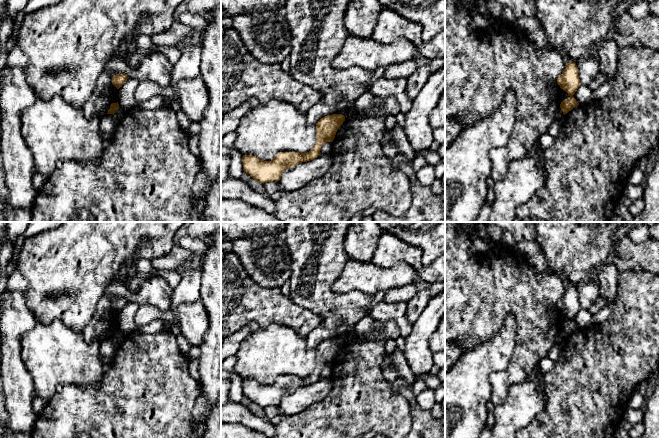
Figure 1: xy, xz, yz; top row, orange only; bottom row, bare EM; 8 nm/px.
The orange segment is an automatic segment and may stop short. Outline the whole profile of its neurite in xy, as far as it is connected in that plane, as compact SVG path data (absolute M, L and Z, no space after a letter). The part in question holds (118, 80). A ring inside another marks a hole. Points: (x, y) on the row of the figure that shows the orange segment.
M120 73L112 77L112 84L119 89L129 77L125 73Z

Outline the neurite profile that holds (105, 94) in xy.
M118 53L107 62L98 77L98 85L82 108L85 116L101 118L107 115L110 105L118 102L118 89L112 84L112 77L127 70L126 60Z

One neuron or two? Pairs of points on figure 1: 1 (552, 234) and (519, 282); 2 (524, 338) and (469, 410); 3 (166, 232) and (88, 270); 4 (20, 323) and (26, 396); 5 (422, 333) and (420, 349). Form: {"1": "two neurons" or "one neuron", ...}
{"1": "two neurons", "2": "two neurons", "3": "one neuron", "4": "one neuron", "5": "one neuron"}

